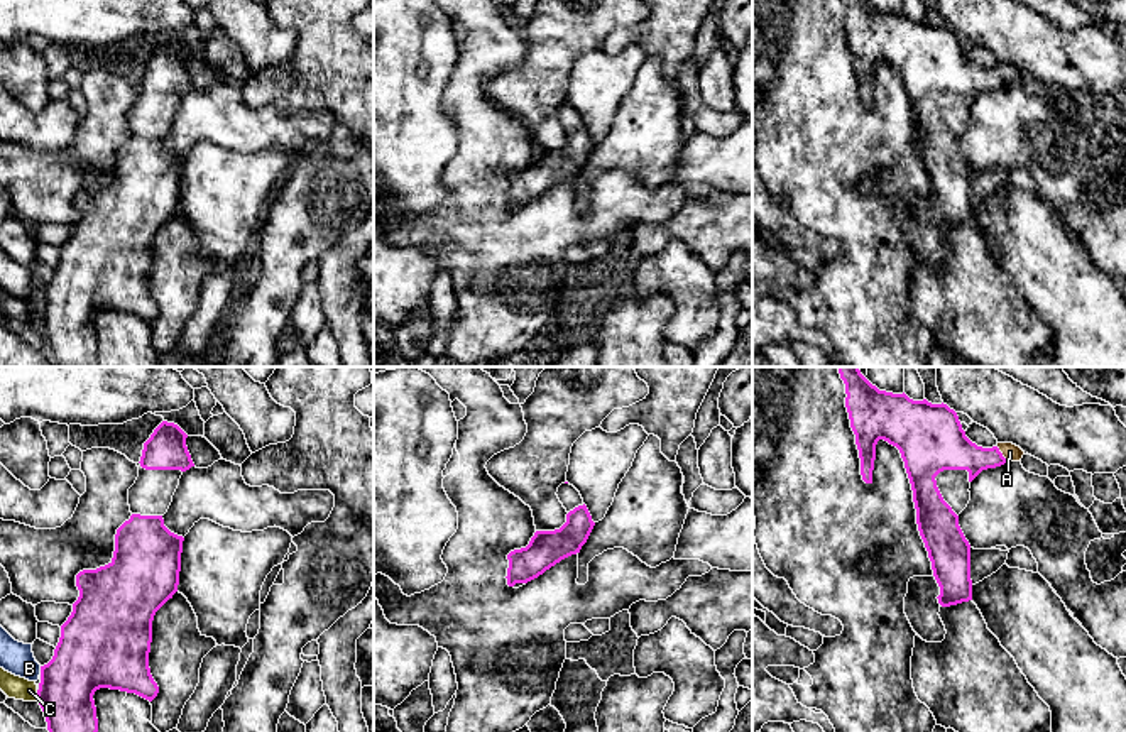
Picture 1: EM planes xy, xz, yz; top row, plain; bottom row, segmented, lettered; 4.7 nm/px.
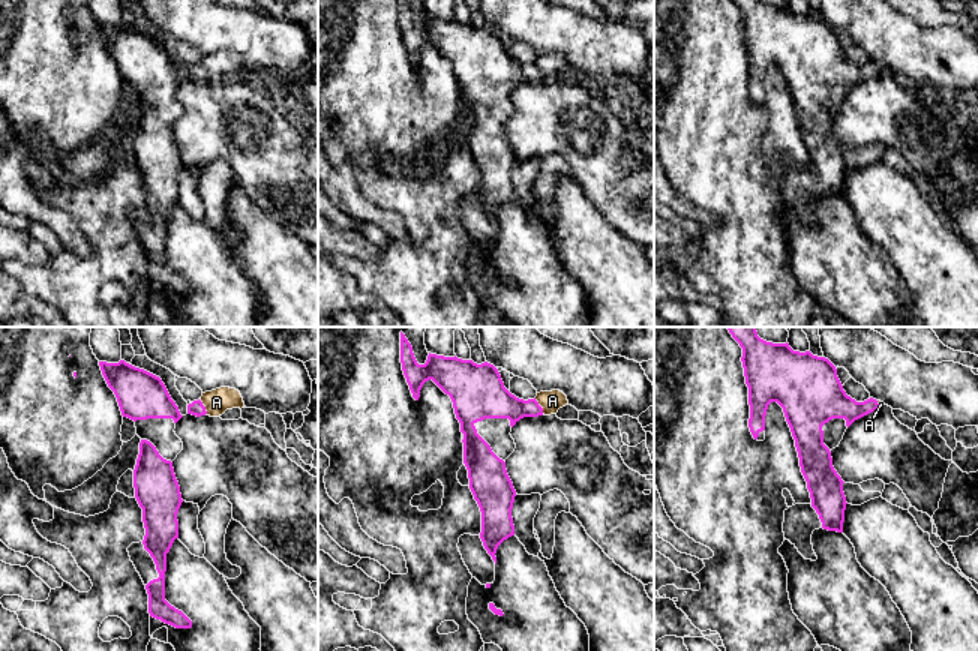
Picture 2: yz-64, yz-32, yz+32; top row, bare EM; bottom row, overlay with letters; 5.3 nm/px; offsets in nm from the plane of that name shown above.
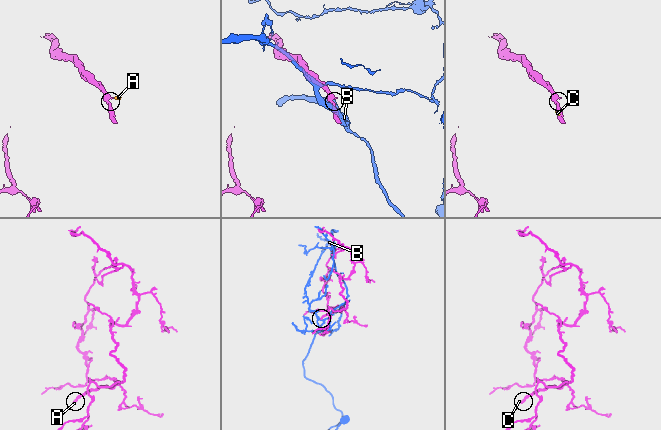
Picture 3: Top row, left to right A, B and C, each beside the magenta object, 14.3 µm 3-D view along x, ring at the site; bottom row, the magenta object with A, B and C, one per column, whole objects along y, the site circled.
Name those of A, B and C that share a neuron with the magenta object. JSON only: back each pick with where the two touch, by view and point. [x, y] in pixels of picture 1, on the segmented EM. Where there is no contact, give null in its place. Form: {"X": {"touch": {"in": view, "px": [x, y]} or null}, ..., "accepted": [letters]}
{"A": {"touch": {"in": "yz", "px": [1001, 453]}}, "accepted": ["A"]}

